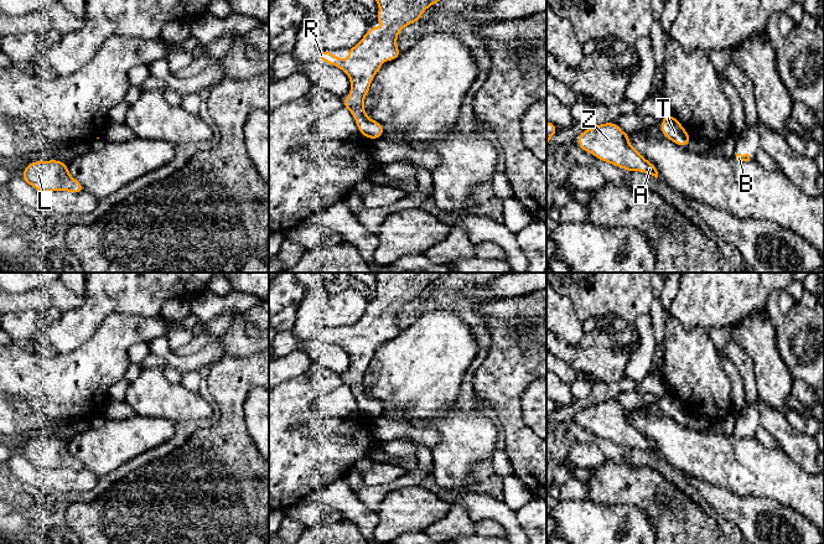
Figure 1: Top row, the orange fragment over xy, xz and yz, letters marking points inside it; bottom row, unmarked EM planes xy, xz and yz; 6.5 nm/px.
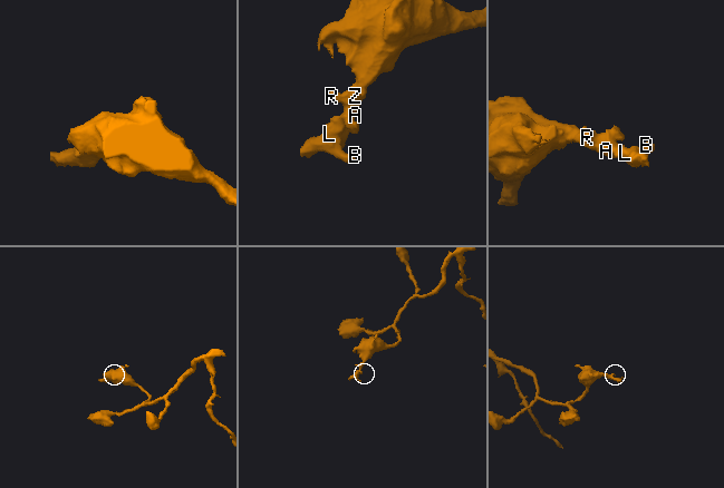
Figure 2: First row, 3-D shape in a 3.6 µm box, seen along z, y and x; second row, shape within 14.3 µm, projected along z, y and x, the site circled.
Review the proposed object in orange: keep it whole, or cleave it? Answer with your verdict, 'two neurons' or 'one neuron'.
one neuron

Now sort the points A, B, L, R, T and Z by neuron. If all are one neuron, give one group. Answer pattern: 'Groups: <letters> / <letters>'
Groups: A B L R T Z

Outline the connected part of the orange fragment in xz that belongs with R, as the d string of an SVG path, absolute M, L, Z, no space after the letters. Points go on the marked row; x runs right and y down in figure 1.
M375 0L382 7L377 12L378 22L388 22L388 27L372 27L359 43L348 50L348 61L335 57L330 51L320 51L316 57L346 72L351 79L348 99L342 105L348 108L358 125L359 133L368 139L383 135L383 125L369 119L363 109L364 98L375 73L383 67L380 59L390 62L399 57L398 33L410 24L420 20L423 12L440 0Z

